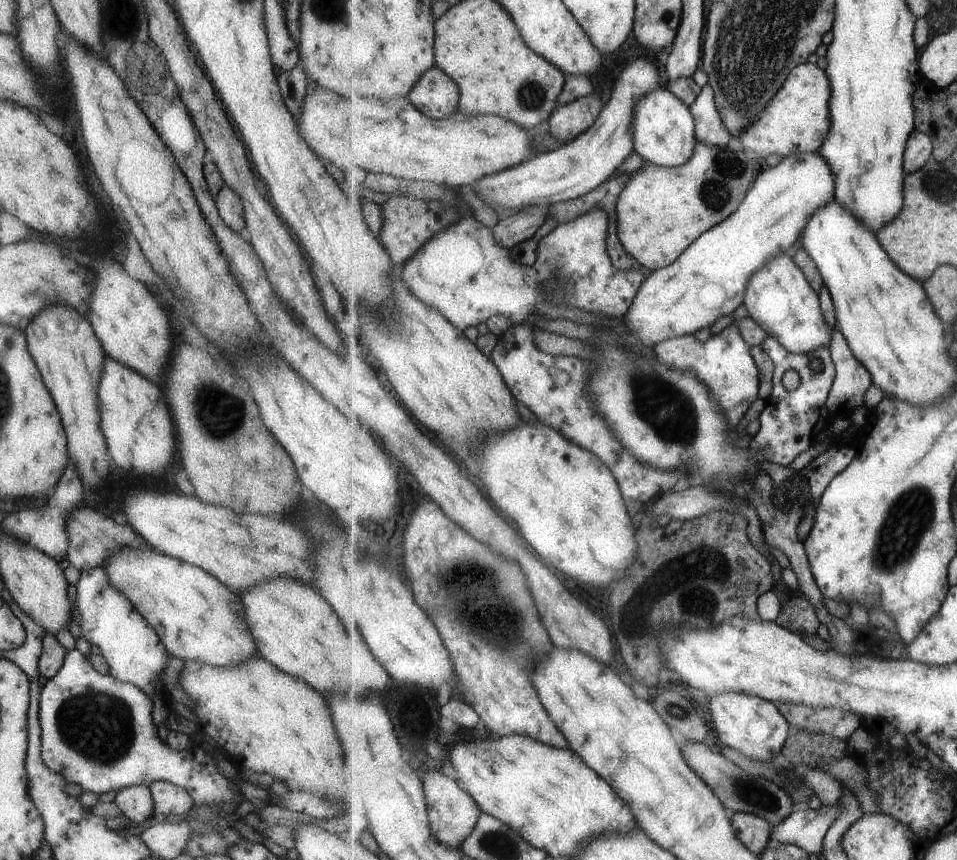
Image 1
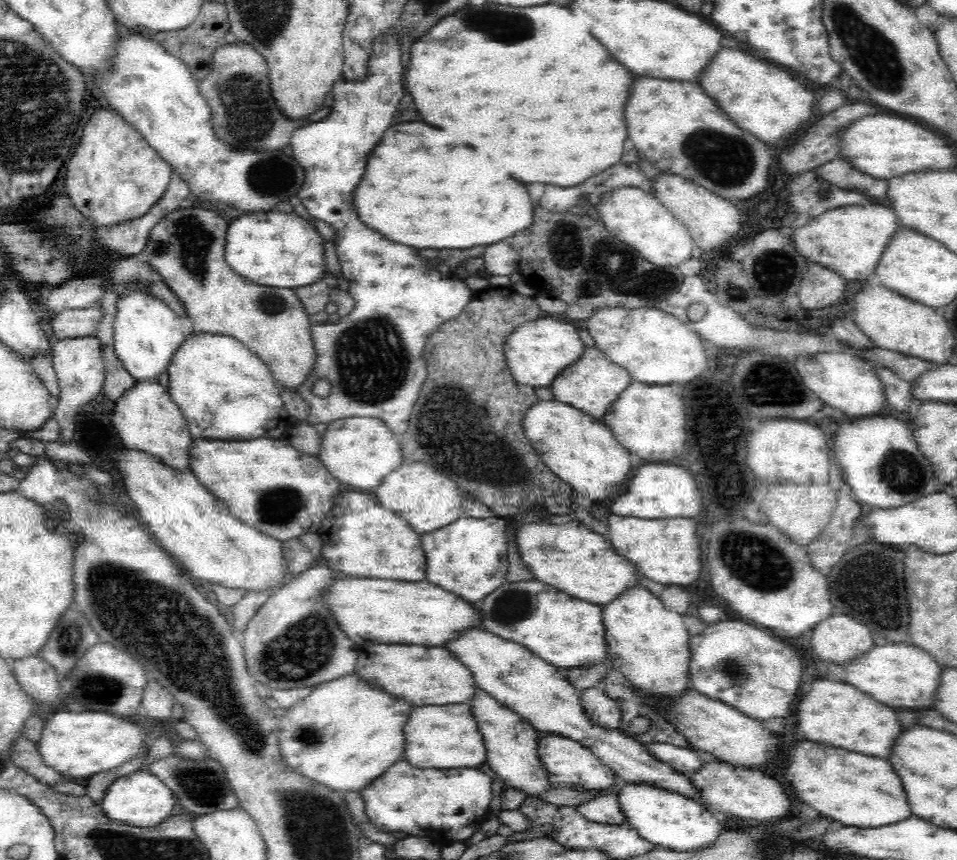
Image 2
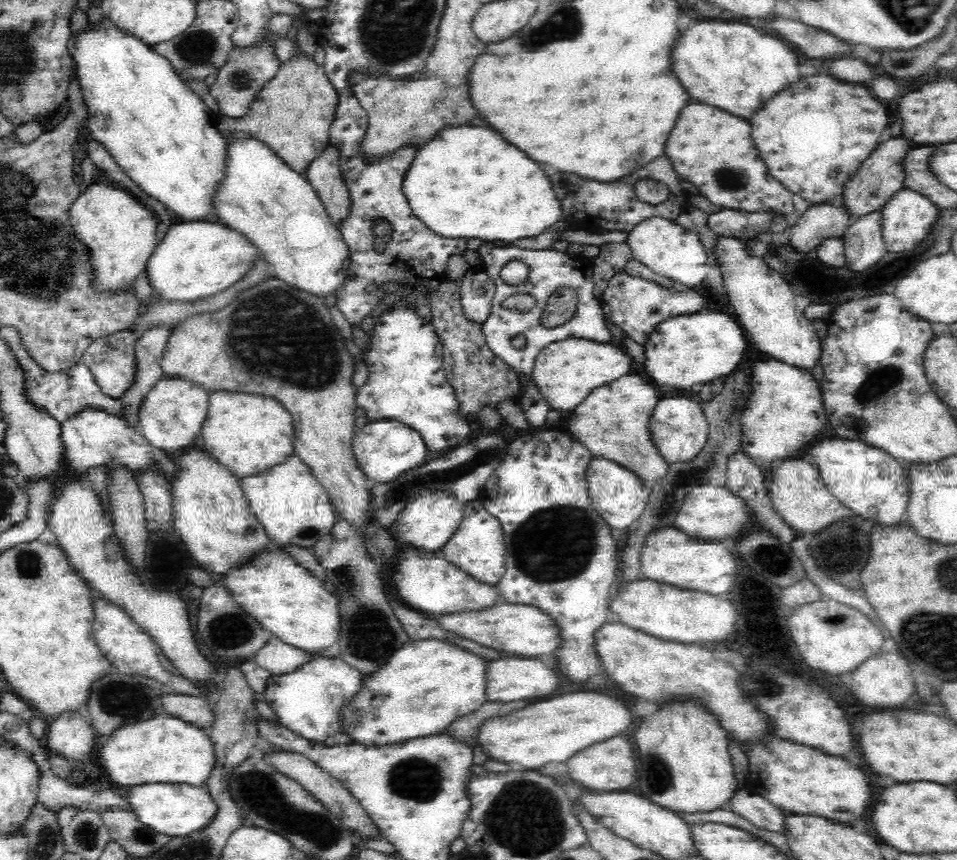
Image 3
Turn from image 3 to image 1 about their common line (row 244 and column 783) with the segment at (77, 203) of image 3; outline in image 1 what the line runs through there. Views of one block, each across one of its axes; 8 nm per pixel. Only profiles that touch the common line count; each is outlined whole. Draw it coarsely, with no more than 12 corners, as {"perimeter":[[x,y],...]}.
{"perimeter":[[798,66],[761,118],[746,152],[820,152],[833,127],[832,82]]}

